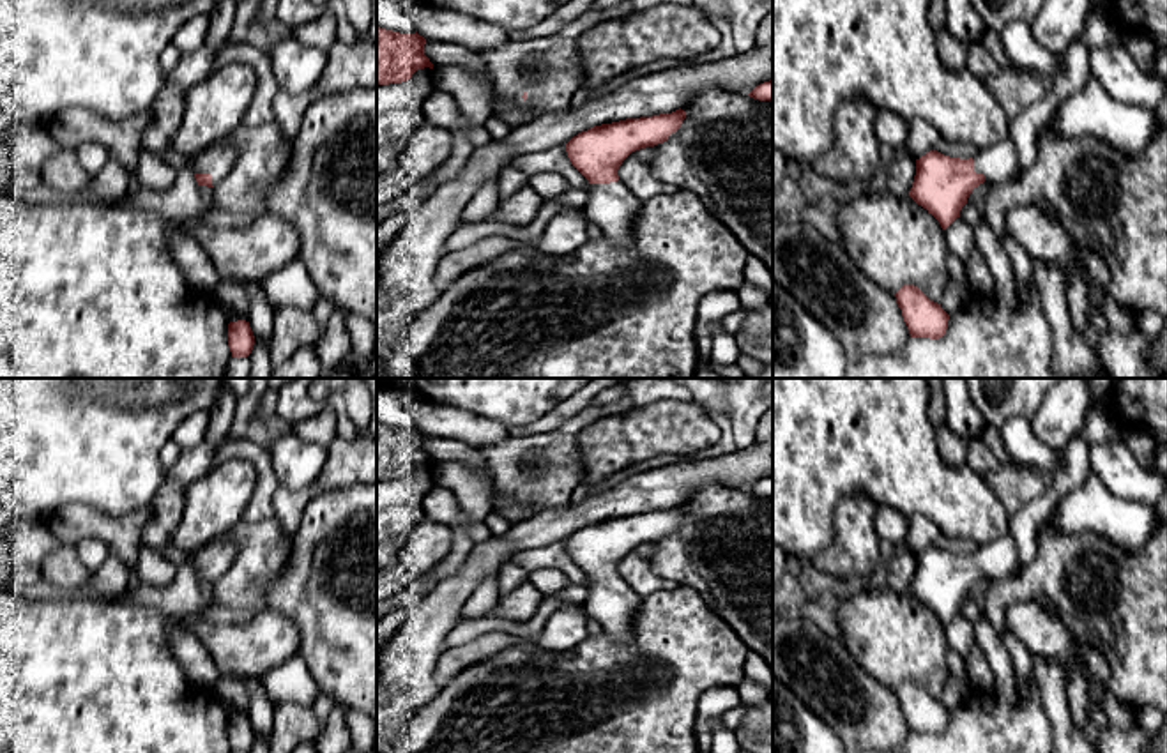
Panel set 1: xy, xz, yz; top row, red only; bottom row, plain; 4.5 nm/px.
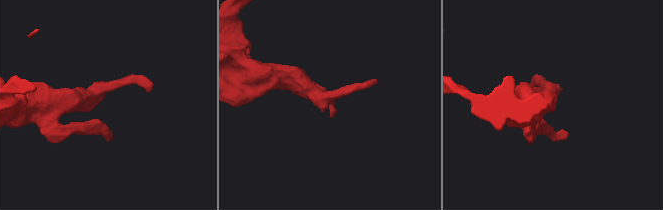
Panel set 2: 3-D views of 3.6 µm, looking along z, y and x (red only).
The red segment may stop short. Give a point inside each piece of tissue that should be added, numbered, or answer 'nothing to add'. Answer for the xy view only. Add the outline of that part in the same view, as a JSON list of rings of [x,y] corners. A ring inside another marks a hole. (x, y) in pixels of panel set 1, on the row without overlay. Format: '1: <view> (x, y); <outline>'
1: xy (218, 557); [[[225,537],[214,539],[209,546],[202,548],[194,560],[194,569],[210,569],[212,582],[217,585],[221,578],[230,569],[235,559],[235,546],[233,543],[226,541]]]

